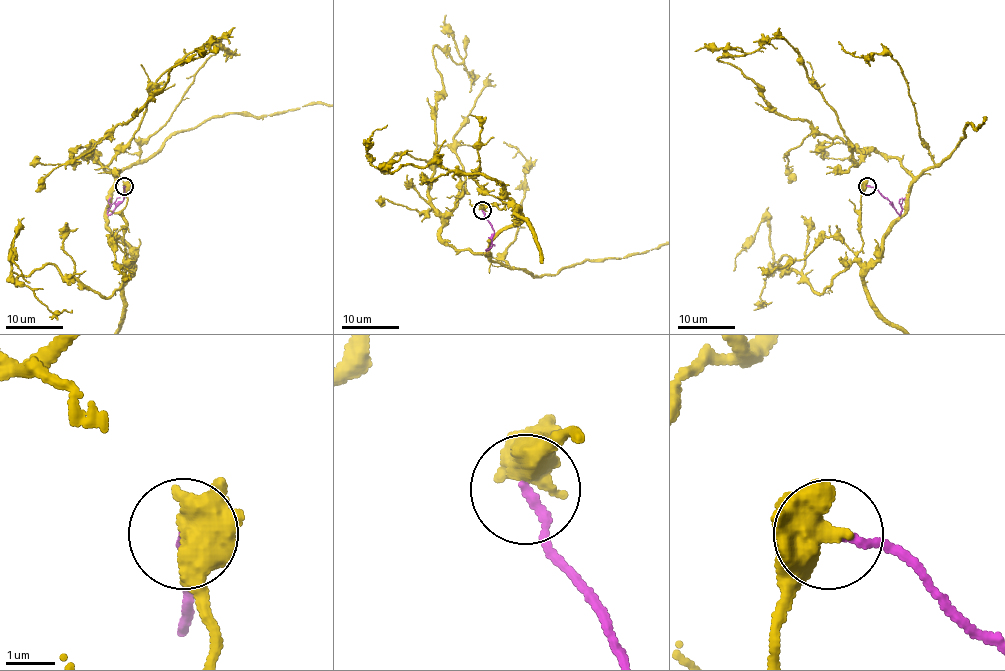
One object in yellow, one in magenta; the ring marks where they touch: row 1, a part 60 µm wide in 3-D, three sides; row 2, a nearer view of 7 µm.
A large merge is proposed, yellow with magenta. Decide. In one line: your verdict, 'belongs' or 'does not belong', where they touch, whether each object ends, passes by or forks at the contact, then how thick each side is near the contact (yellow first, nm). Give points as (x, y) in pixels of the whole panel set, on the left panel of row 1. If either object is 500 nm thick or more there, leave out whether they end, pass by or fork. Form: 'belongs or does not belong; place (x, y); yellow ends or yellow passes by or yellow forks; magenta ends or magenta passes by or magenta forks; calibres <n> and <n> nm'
does not belong; place (124, 186); calibres 600 and 170 nm

